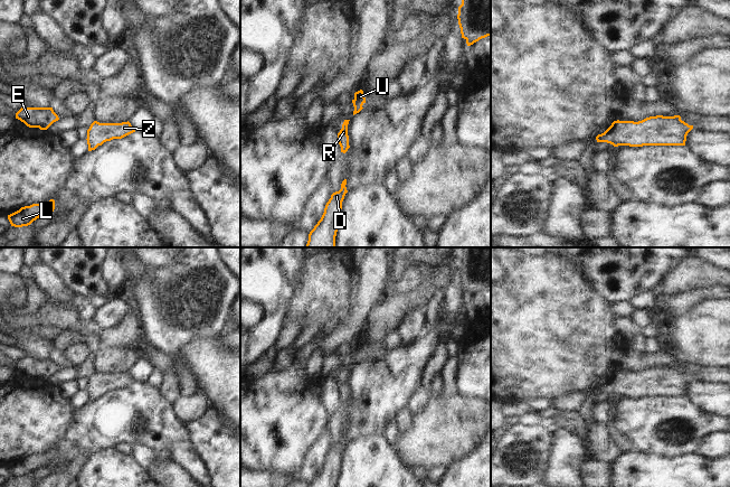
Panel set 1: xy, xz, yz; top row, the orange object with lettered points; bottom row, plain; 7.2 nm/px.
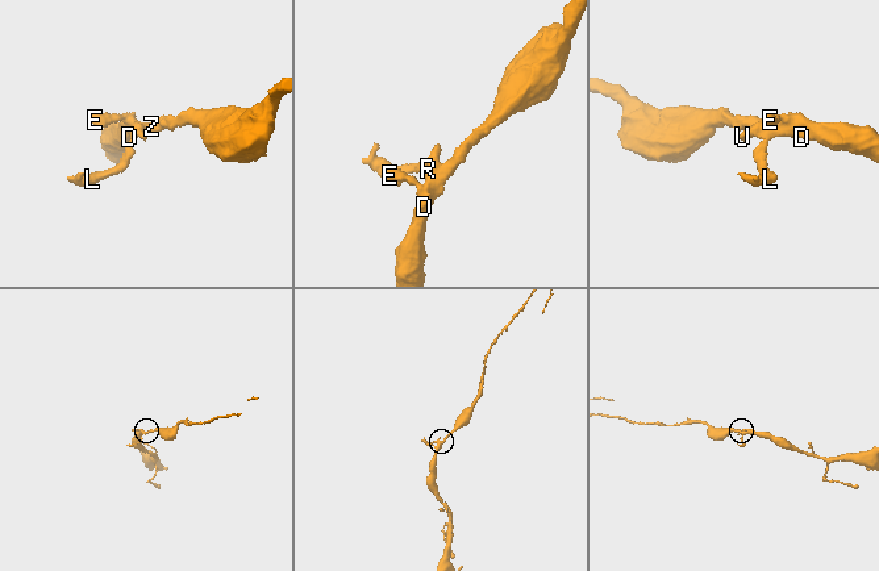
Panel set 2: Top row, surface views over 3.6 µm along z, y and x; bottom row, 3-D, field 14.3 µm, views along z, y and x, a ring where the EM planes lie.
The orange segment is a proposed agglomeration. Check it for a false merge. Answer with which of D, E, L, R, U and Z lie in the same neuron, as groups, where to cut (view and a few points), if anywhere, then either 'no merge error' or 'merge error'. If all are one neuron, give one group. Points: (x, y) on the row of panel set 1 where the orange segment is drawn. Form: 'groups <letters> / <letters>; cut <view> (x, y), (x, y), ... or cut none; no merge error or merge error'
groups D E L R U Z; cut none; no merge error

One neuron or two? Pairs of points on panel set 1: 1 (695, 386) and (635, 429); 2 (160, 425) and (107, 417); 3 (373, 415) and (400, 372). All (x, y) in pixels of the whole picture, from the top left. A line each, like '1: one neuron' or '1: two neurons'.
1: two neurons
2: one neuron
3: one neuron

